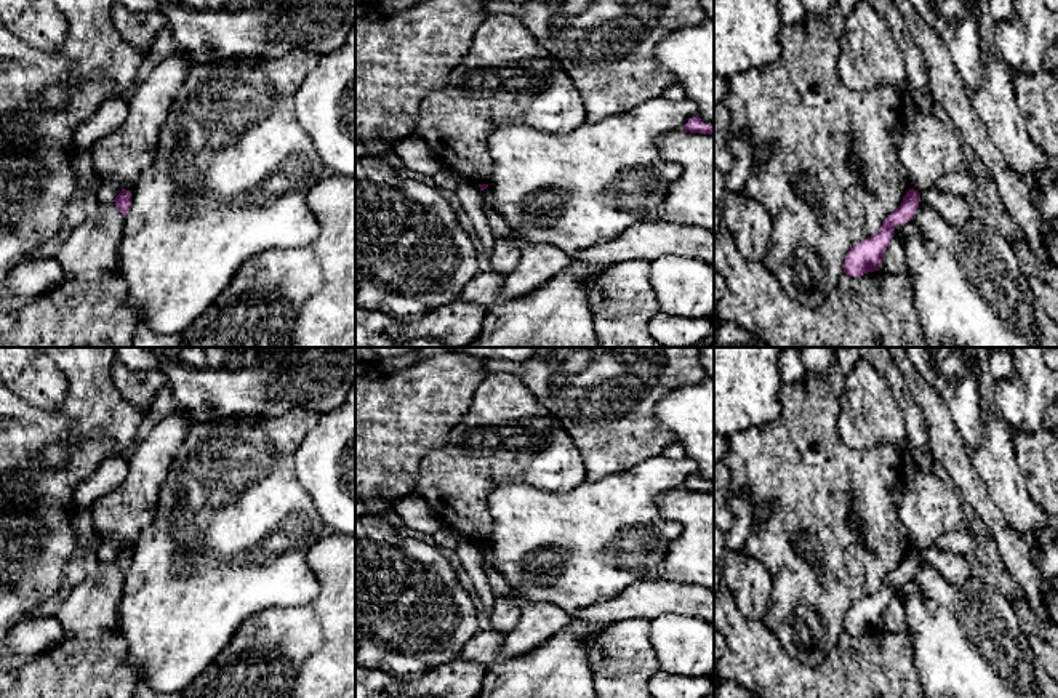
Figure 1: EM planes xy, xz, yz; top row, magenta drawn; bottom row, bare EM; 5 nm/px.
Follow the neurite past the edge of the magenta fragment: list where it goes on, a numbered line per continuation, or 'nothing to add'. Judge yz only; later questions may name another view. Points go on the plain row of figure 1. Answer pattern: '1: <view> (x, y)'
nothing to add

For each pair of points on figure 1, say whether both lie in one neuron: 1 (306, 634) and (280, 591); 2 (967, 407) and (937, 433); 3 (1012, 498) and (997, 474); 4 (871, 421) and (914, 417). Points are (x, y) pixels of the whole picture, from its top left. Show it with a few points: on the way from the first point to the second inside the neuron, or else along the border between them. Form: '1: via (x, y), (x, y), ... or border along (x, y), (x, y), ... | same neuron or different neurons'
1: border along (320, 585), (306, 604), (253, 615) | different neurons
2: border along (932, 388), (945, 404), (969, 453) | different neurons
3: via (1009, 492), (1004, 481) | same neuron
4: border along (890, 383), (905, 418), (909, 444) | different neurons

